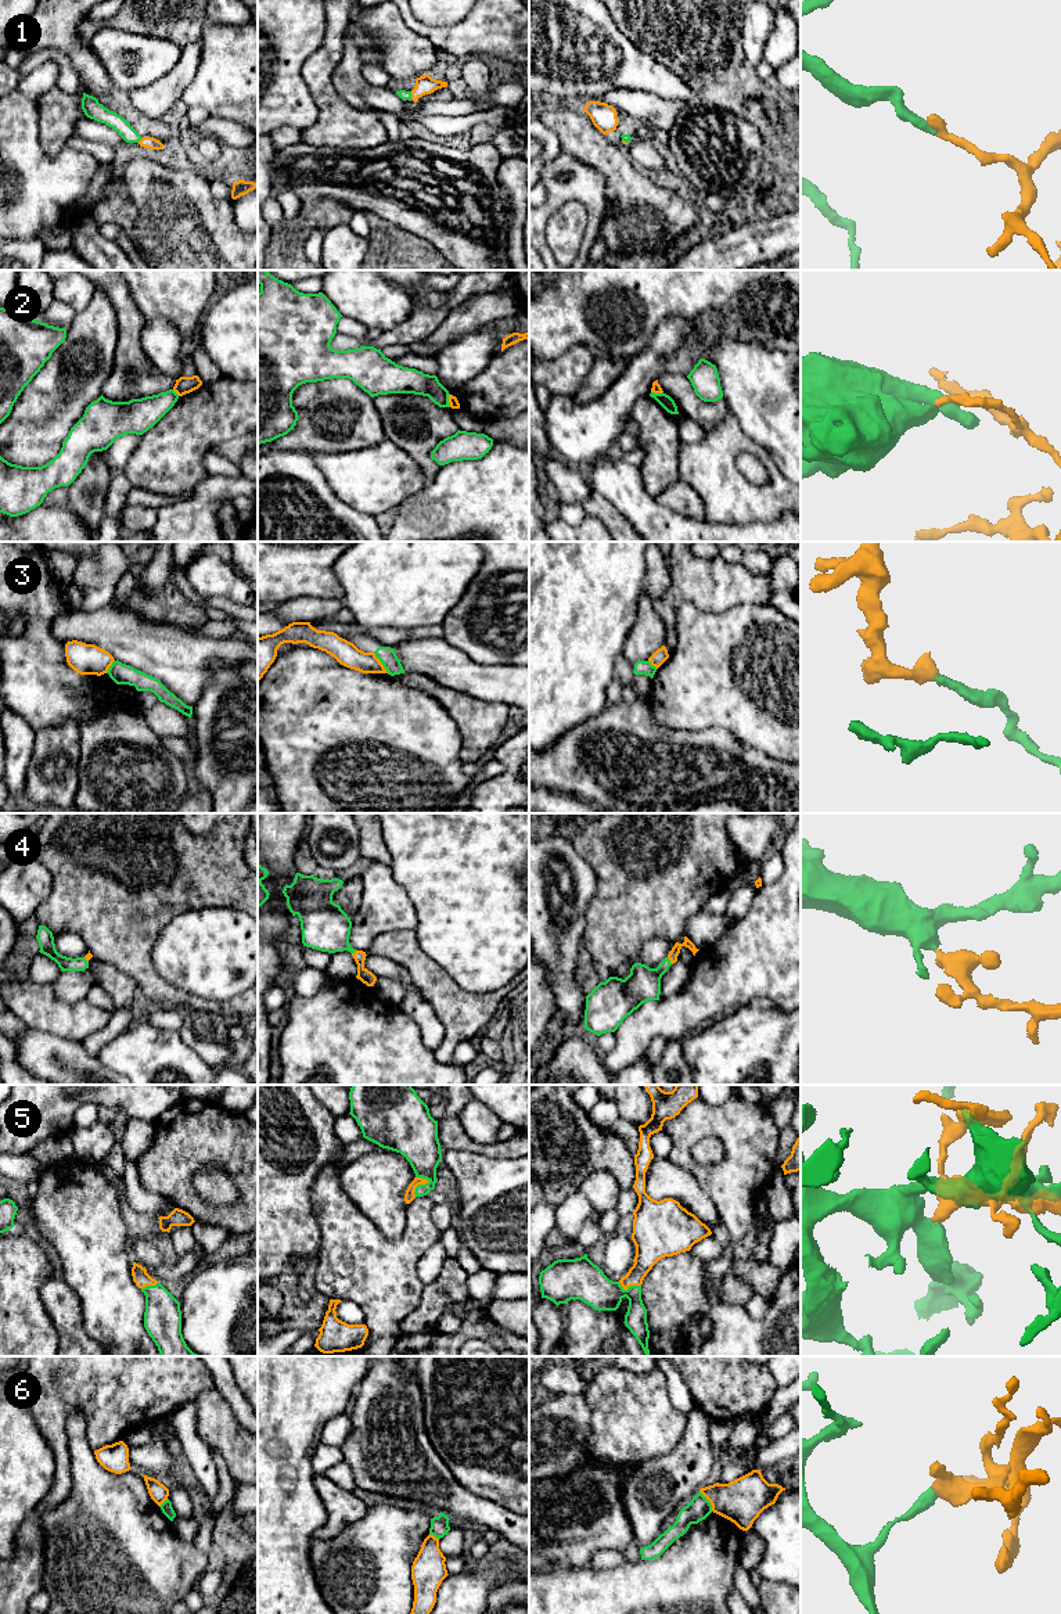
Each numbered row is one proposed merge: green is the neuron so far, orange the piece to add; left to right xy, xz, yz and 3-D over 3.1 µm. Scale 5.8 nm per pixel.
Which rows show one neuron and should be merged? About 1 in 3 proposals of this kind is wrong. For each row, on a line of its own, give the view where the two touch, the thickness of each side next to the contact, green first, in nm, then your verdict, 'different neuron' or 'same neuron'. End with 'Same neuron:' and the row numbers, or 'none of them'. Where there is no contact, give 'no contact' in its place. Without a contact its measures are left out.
1: contact in xz; calibres 60 and 110 nm; same neuron
2: contact in xz; calibres 140 and 50 nm; different neuron
3: contact in xz; calibres 100 and 140 nm; different neuron
4: contact in yz; calibres 200 and 60 nm; same neuron
5: contact in xz; calibres 220 and 60 nm; same neuron
6: contact in yz; calibres 140 and 260 nm; different neuron
Same neuron: 1, 4, 5

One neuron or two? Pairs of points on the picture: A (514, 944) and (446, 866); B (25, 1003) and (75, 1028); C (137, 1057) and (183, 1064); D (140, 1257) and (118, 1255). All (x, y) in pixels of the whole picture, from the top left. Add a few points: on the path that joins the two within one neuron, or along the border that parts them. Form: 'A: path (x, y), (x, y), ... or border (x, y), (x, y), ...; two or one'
A: path (495, 924), (470, 899), (466, 885); one
B: path (38, 1007), (63, 1018); one
C: path (148, 1057), (158, 1063), (172, 1063); one
D: border (128, 1240), (133, 1261); two

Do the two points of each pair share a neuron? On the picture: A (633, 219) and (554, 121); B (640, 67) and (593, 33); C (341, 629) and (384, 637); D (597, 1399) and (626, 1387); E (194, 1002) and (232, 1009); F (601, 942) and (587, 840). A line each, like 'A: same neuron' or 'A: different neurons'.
A: same neuron
B: same neuron
C: same neuron
D: same neuron
E: same neuron
F: same neuron

